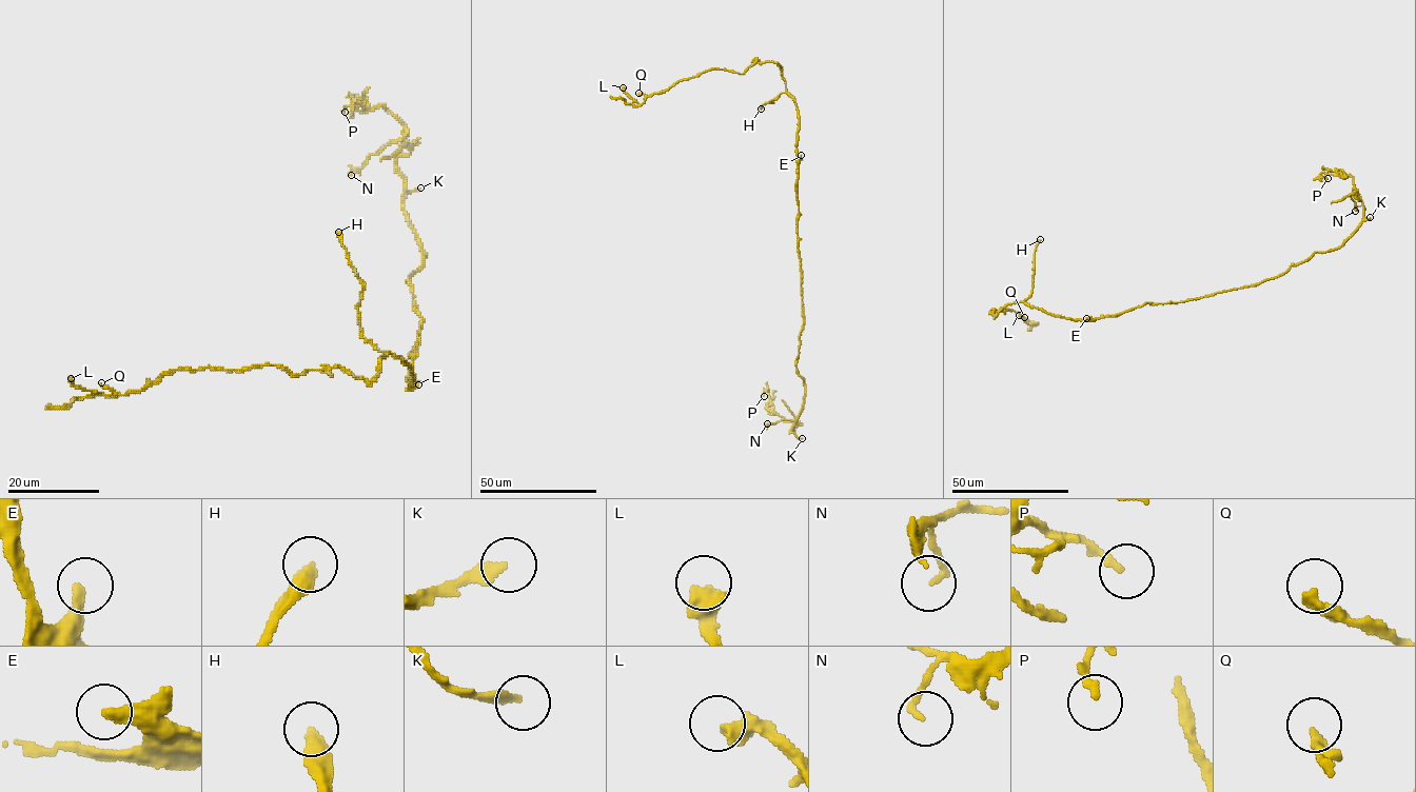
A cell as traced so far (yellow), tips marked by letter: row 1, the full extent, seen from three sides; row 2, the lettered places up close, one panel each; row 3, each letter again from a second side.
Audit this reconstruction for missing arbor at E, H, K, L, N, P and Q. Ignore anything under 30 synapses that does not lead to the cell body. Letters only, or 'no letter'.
H, K

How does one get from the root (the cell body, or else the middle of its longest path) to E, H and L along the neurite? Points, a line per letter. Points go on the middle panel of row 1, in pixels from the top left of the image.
E: (798, 205), (797, 184), (801, 155)
H: (798, 205), (799, 113), (794, 98), (782, 93), (761, 109)
L: (798, 205), (799, 113), (777, 63), (756, 58), (742, 74), (708, 70), (647, 96), (641, 104), (623, 87)

